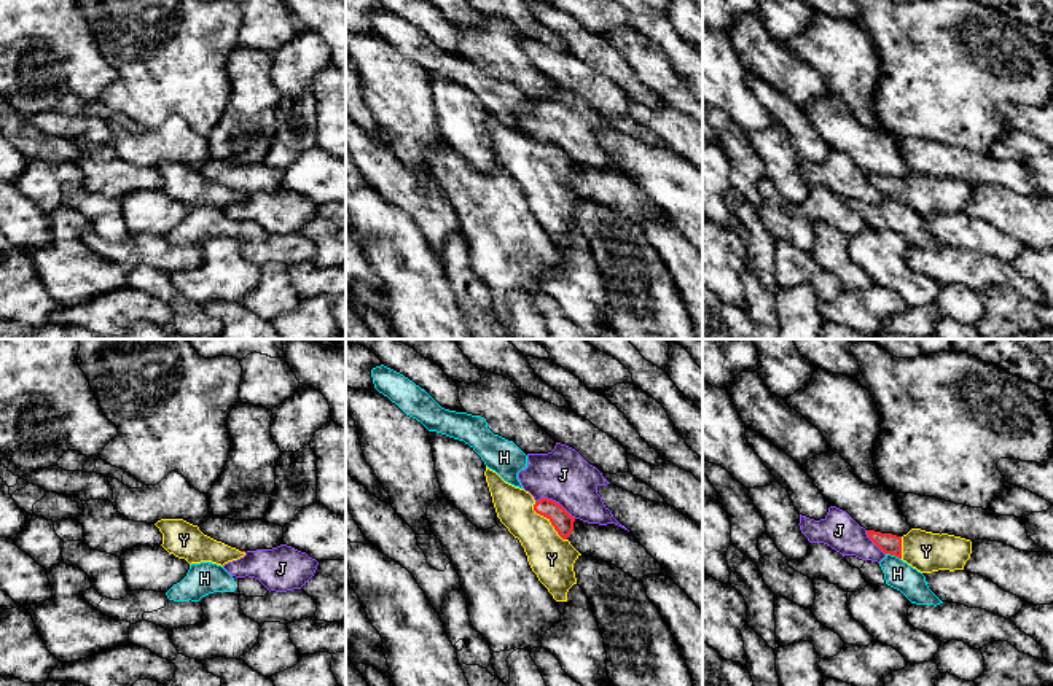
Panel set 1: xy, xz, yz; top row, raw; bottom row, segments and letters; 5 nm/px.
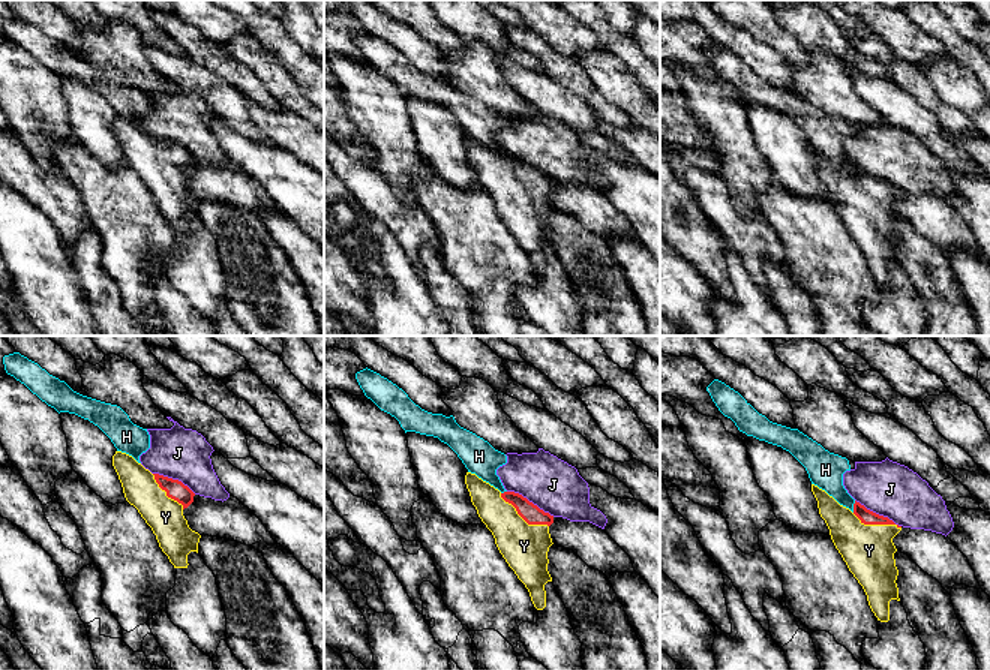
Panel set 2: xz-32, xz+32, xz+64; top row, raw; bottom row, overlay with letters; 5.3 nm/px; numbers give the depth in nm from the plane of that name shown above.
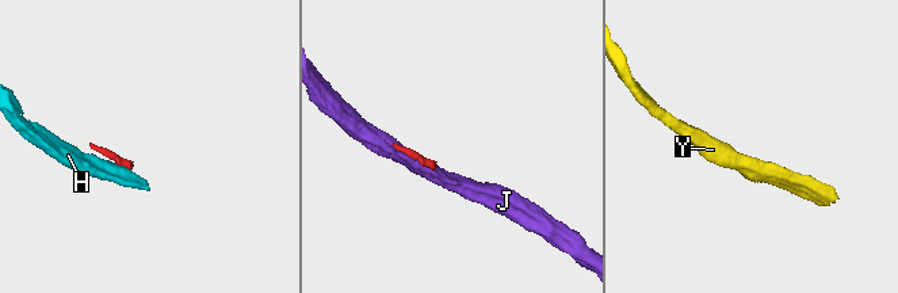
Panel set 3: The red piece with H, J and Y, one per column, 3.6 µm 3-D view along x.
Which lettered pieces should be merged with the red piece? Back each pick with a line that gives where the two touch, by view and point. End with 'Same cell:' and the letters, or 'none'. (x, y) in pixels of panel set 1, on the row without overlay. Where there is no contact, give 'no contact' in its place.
Y: xz (550, 164)
Same cell: Y

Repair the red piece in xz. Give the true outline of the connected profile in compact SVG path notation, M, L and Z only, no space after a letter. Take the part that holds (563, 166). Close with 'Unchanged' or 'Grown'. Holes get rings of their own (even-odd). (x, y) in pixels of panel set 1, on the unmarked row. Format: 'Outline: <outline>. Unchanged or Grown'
Outline: M487 110L484 119L497 161L519 183L532 215L556 245L567 245L569 232L577 228L573 207L581 199L567 183L573 173L575 161L553 143L542 142L535 145L529 135L505 126Z. Grown

